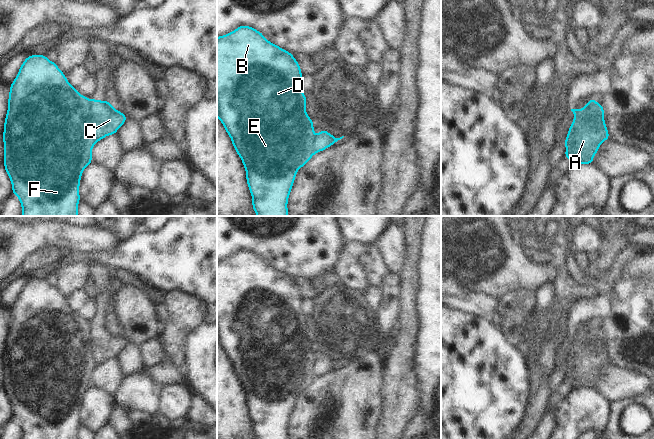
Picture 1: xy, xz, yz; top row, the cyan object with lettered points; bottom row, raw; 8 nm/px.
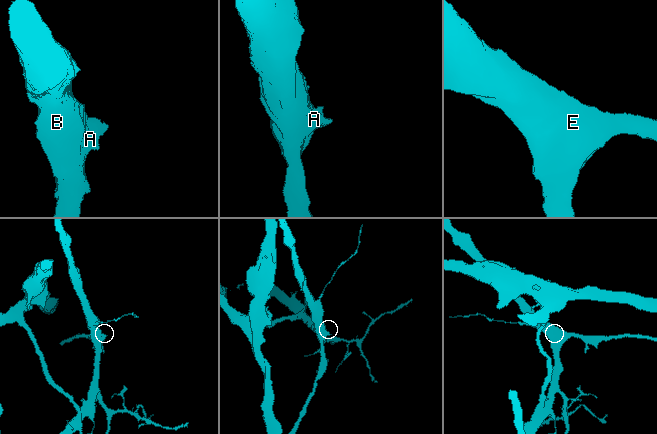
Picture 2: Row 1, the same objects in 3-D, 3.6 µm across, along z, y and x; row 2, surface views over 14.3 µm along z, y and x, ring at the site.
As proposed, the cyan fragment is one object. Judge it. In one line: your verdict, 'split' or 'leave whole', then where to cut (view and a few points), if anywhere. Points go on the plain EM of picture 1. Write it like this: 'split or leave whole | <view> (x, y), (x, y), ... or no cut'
split | yz (574, 342), (581, 343), (587, 336), (596, 351), (603, 346)

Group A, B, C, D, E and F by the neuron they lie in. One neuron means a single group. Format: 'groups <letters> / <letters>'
groups A B D E F / C

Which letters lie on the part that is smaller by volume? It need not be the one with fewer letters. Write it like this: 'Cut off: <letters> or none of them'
Cut off: C

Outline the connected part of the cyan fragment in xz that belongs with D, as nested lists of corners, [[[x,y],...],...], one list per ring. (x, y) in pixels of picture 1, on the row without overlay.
[[[241,249],[217,261],[217,342],[242,384],[256,439],[289,439],[287,428],[296,397],[316,377],[312,370],[314,347],[306,337],[302,300],[293,278],[268,265],[253,251]]]

